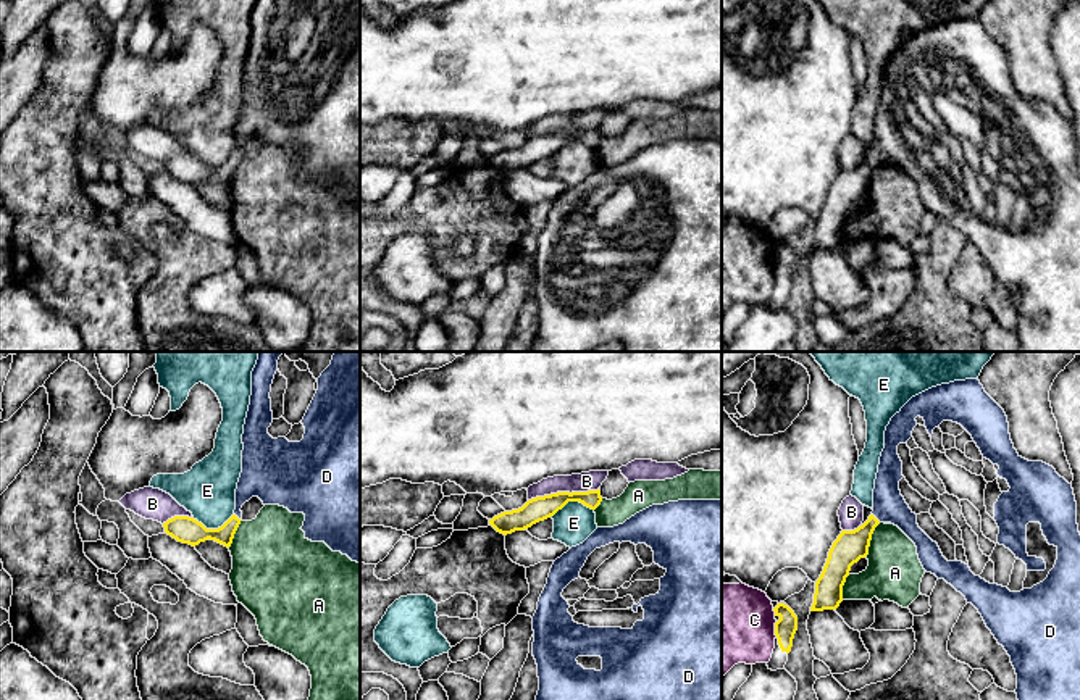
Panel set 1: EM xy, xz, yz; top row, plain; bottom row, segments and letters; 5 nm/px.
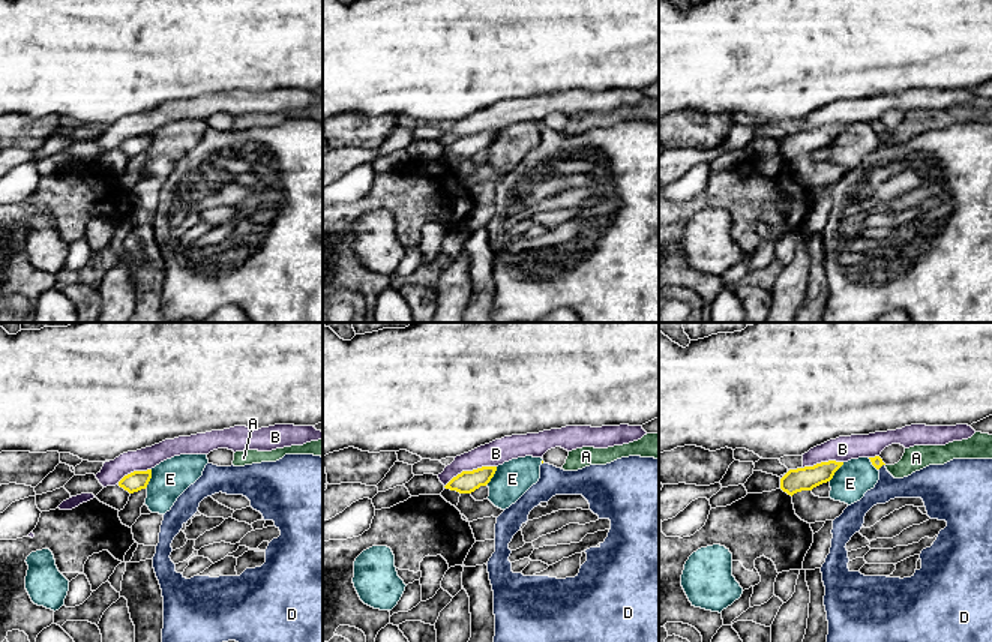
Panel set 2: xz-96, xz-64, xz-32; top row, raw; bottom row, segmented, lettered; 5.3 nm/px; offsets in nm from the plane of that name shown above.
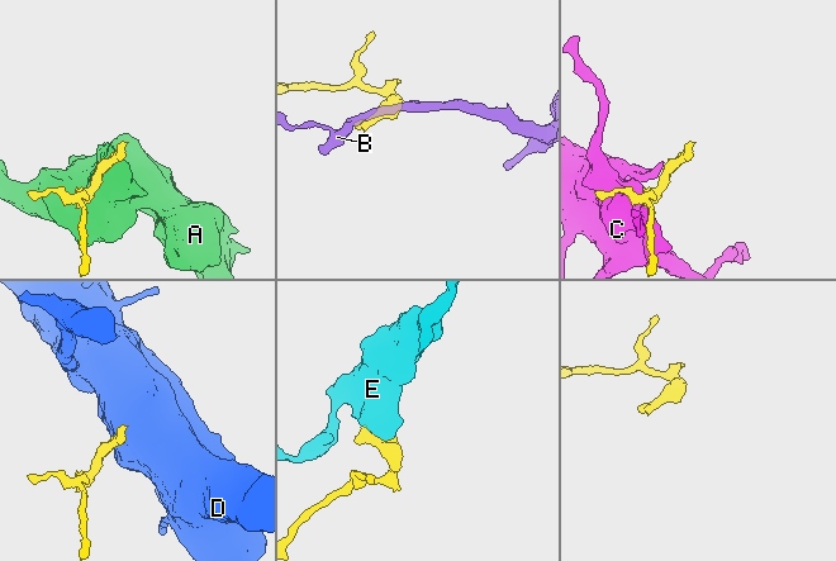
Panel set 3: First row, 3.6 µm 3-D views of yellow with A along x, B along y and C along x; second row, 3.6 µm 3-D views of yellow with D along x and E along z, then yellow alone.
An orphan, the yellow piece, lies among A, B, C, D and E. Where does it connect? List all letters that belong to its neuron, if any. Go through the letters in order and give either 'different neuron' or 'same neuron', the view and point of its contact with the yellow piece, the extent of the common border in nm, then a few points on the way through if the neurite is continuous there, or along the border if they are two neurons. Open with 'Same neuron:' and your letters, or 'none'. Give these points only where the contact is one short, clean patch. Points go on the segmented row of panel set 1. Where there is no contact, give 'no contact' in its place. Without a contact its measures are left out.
Same neuron: D
A: different neuron; contact yz (870, 539); length 180 nm
B: different neuron; contact xz (562, 492); length 360 nm
C: different neuron; contact yz (775, 629); length 80 nm
D: same neuron; contact yz (875, 518); length 60 nm; way yz (851, 545), (875, 518), (888, 504)
E: different neuron; contact xz (572, 500); length 220 nm

